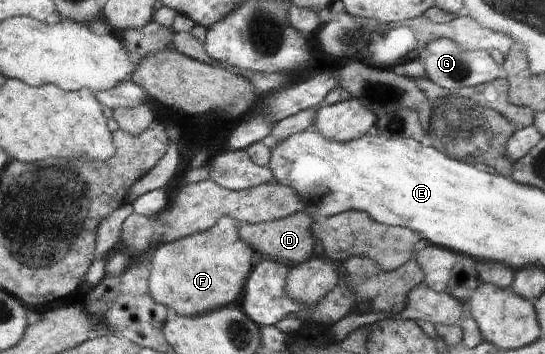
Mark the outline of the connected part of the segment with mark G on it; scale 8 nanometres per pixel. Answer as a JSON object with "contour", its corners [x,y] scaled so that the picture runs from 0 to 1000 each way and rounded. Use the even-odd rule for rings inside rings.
{"contour":[[[813,105],[780,124],[778,138],[782,158],[774,172],[782,203],[780,218],[809,249],[842,254],[928,220],[927,195],[897,158],[897,144],[886,138],[859,144],[848,138],[833,113]]]}

